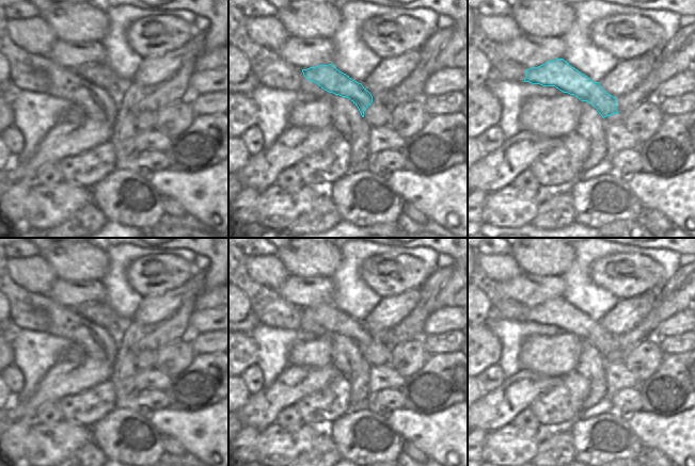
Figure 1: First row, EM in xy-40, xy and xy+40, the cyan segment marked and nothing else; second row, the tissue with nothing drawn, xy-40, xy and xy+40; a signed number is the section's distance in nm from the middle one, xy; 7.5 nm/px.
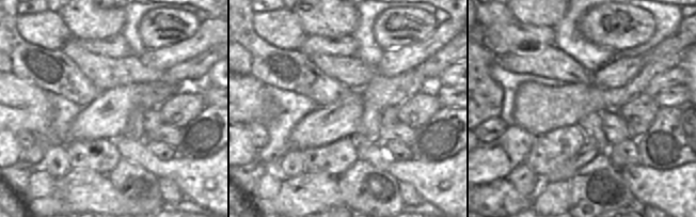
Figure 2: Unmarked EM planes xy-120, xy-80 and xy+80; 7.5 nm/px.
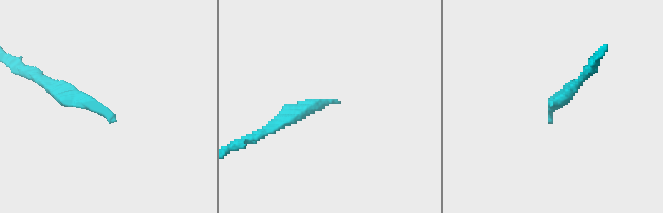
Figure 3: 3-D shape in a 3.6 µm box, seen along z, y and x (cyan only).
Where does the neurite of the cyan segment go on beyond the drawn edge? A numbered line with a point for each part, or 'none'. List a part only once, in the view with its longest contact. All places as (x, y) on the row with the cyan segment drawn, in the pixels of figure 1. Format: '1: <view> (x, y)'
1: xy (377, 115)

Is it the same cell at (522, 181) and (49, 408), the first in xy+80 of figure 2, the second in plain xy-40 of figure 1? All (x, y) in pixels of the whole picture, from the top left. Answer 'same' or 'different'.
same

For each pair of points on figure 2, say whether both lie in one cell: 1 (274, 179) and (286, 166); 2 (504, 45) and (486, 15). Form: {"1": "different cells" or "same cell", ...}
{"1": "different cells", "2": "different cells"}

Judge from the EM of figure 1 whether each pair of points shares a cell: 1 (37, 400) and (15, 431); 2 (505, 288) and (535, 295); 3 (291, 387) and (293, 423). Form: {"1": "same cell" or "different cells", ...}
{"1": "different cells", "2": "same cell", "3": "different cells"}

